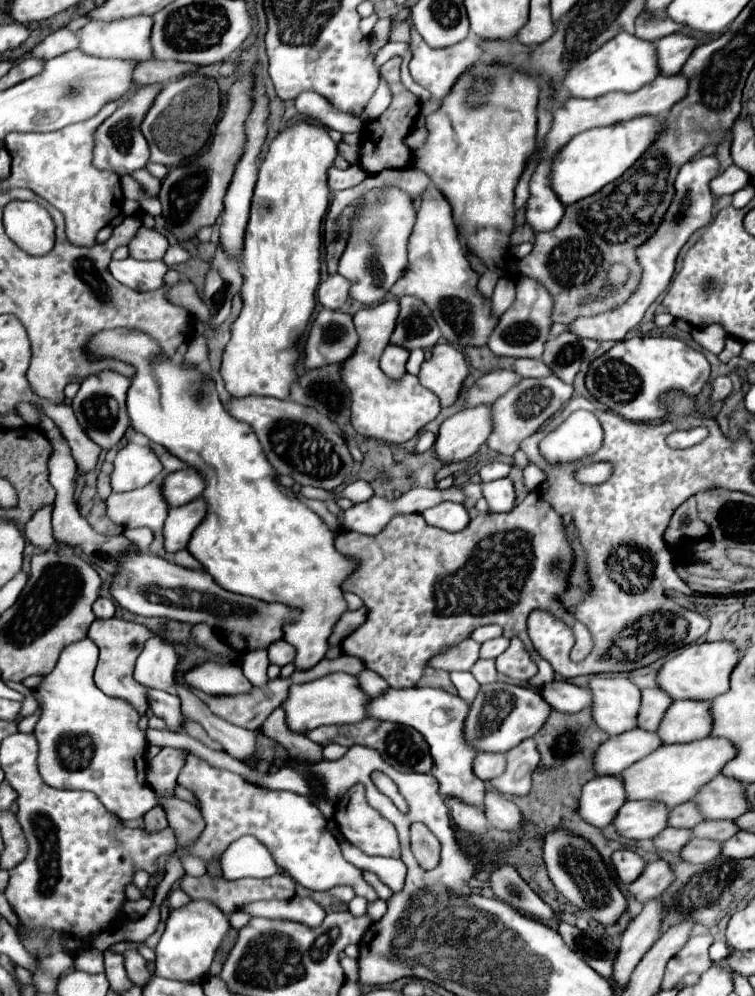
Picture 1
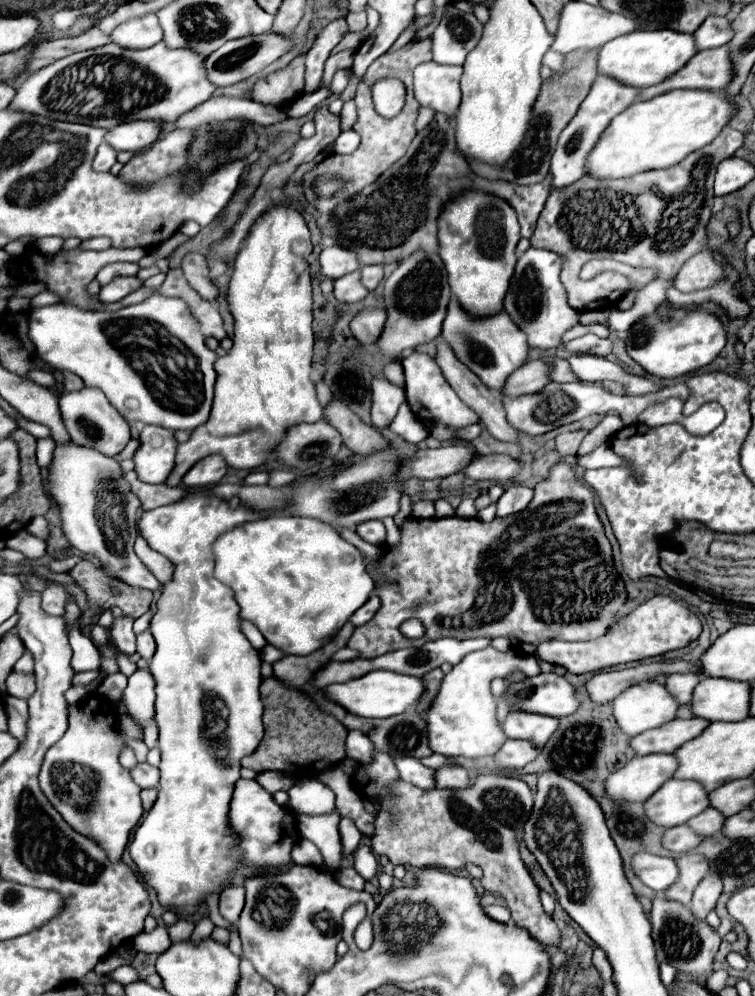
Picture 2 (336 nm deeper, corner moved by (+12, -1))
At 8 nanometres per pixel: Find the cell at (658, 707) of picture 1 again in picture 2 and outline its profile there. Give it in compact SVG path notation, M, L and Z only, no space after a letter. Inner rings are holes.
M692 674L666 676L666 688L676 696L676 700L680 700L680 704L688 704L692 700L692 692L698 682L700 676L692 676Z

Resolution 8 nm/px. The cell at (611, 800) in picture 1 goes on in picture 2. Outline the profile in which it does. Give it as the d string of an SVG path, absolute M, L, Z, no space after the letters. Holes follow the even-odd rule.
M646 754L634 756L624 772L612 772L606 784L608 796L612 800L640 800L646 802L664 782L668 782L678 768L678 758L674 754Z

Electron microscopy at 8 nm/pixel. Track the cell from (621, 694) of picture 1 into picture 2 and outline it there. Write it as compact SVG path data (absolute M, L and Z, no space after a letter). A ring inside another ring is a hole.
M656 680L636 684L612 702L616 722L630 736L674 720L678 706L678 700Z

